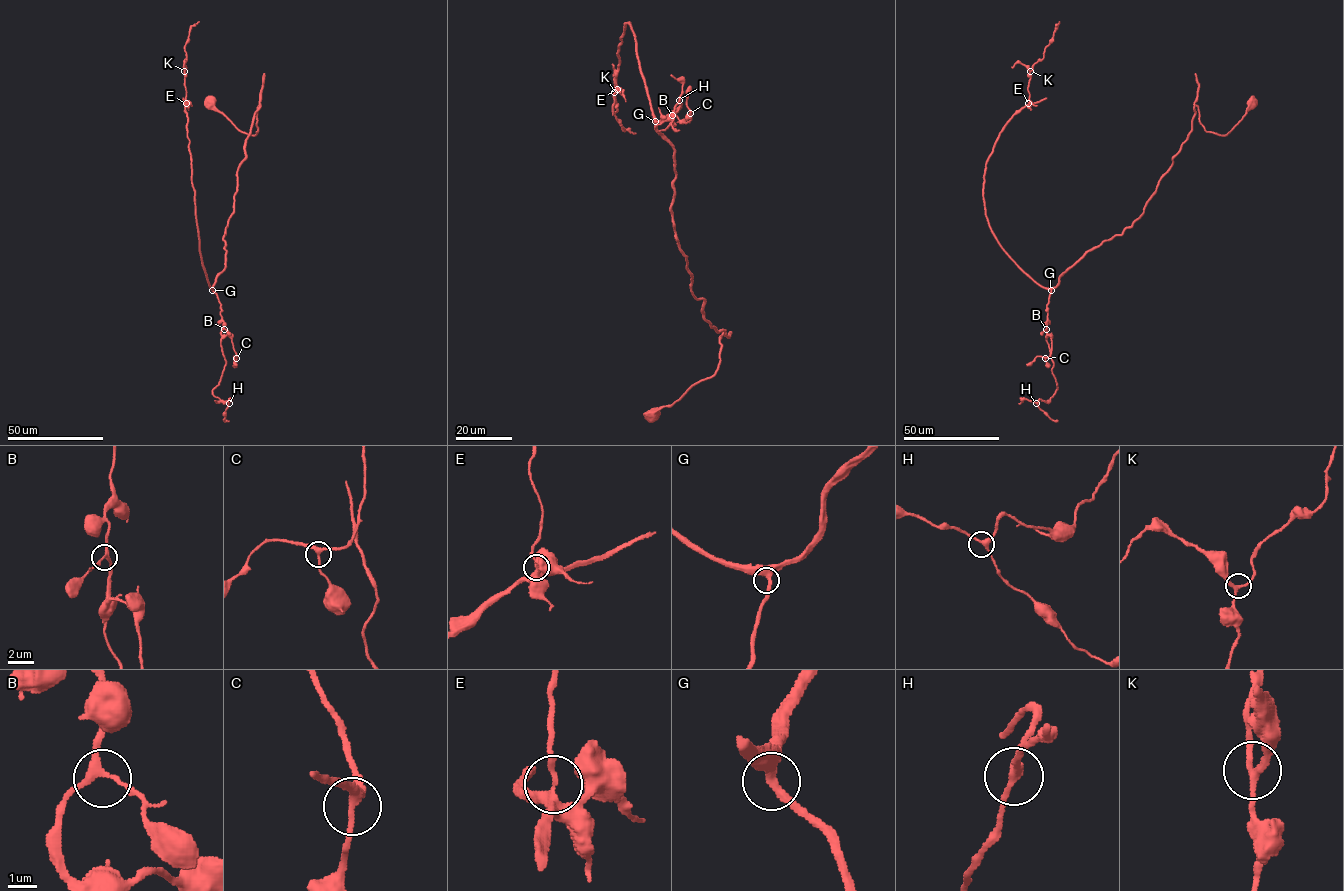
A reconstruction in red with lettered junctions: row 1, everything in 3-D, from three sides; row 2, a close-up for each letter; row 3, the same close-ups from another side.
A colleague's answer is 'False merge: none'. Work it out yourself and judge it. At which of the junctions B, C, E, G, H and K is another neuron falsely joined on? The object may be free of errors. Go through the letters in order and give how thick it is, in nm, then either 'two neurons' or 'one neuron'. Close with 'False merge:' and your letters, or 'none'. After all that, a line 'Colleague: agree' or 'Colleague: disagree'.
B: calibre 220 nm; one neuron
C: calibre 260 nm; one neuron
E: calibre 300 nm; one neuron
G: calibre 360 nm; one neuron
H: calibre 260 nm; one neuron
K: calibre 200 nm; one neuron
False merge: none
Colleague: agree

